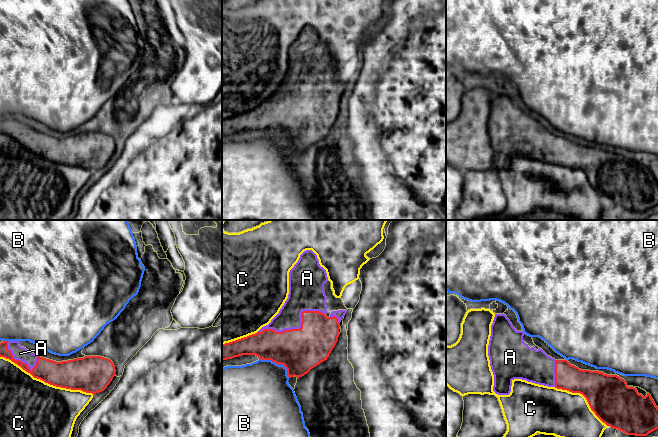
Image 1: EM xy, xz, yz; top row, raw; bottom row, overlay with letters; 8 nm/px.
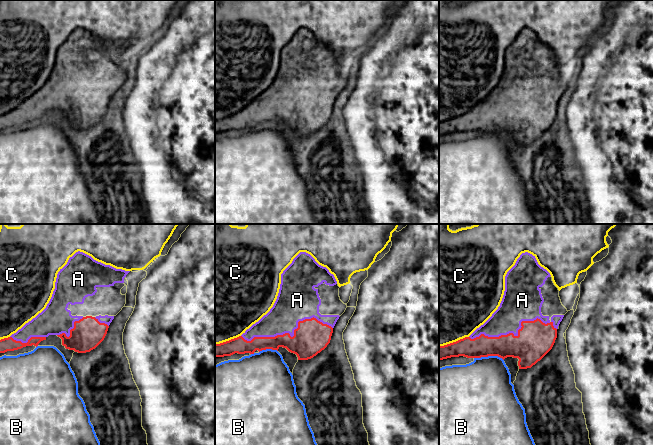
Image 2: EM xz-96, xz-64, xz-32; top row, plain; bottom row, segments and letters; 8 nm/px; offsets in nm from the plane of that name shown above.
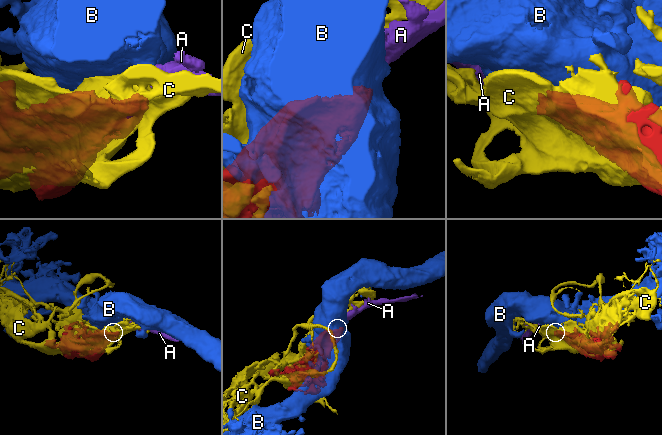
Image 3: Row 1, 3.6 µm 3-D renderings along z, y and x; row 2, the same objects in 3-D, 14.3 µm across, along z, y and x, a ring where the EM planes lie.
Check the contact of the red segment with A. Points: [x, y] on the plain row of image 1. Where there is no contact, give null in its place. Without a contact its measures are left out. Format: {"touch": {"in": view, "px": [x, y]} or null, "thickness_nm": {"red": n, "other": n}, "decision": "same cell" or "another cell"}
{"touch": {"in": "xz", "px": [297, 105]}, "thickness_nm": {"red": 360, "other": 200}, "decision": "same cell"}

